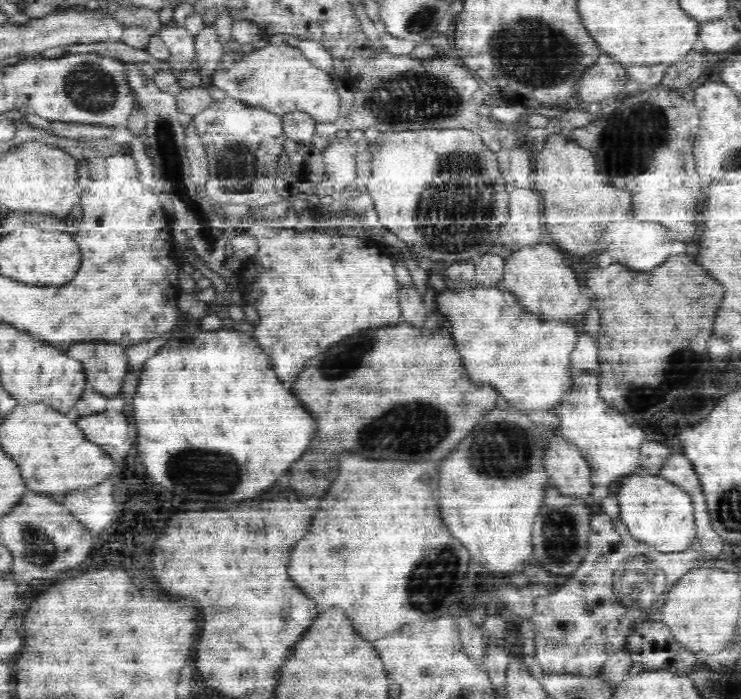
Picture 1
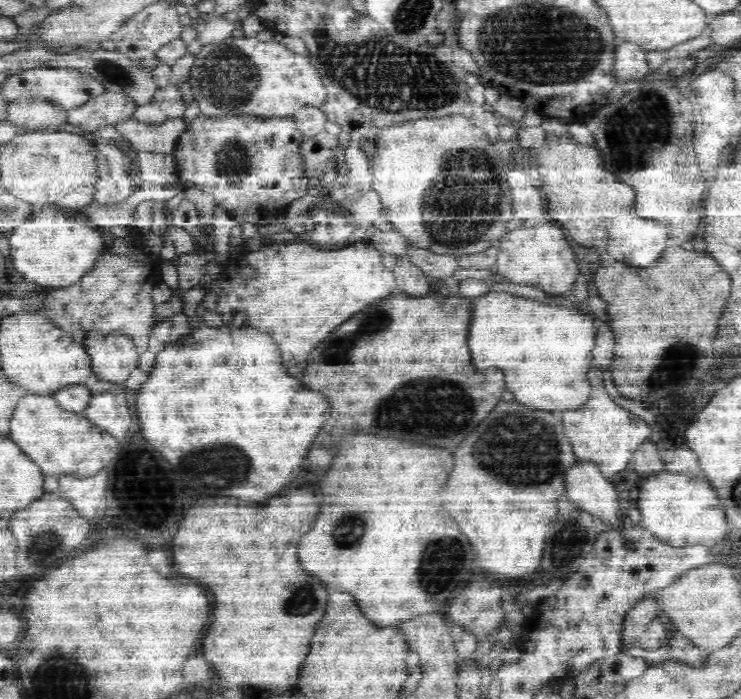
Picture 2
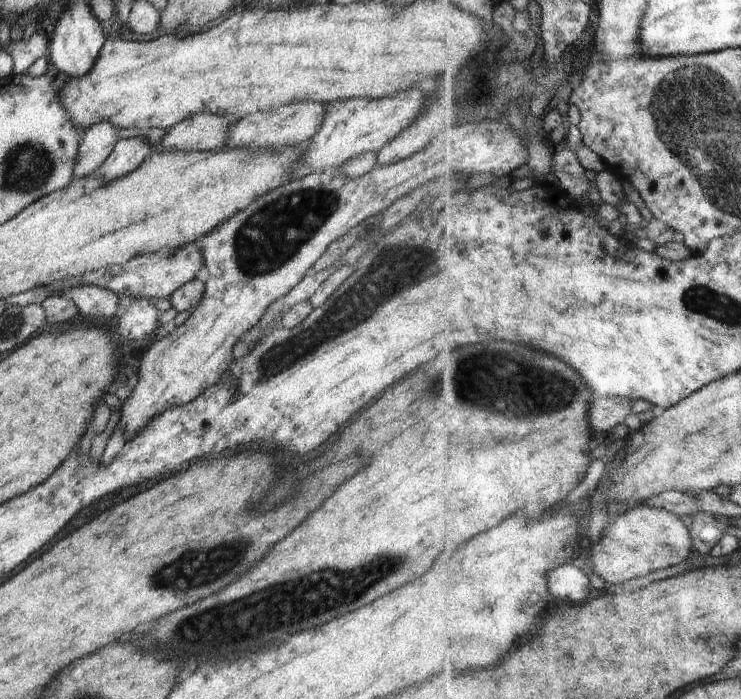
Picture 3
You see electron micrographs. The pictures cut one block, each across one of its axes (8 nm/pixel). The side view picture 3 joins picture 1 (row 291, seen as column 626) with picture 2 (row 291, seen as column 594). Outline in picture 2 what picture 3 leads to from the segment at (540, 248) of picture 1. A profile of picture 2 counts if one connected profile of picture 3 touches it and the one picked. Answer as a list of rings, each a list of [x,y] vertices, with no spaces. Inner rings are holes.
[[[544,221],[542,226],[506,231],[497,243],[497,274],[520,285],[537,286],[544,294],[558,296],[573,290],[578,276],[578,260],[570,247],[570,238],[557,222]]]

